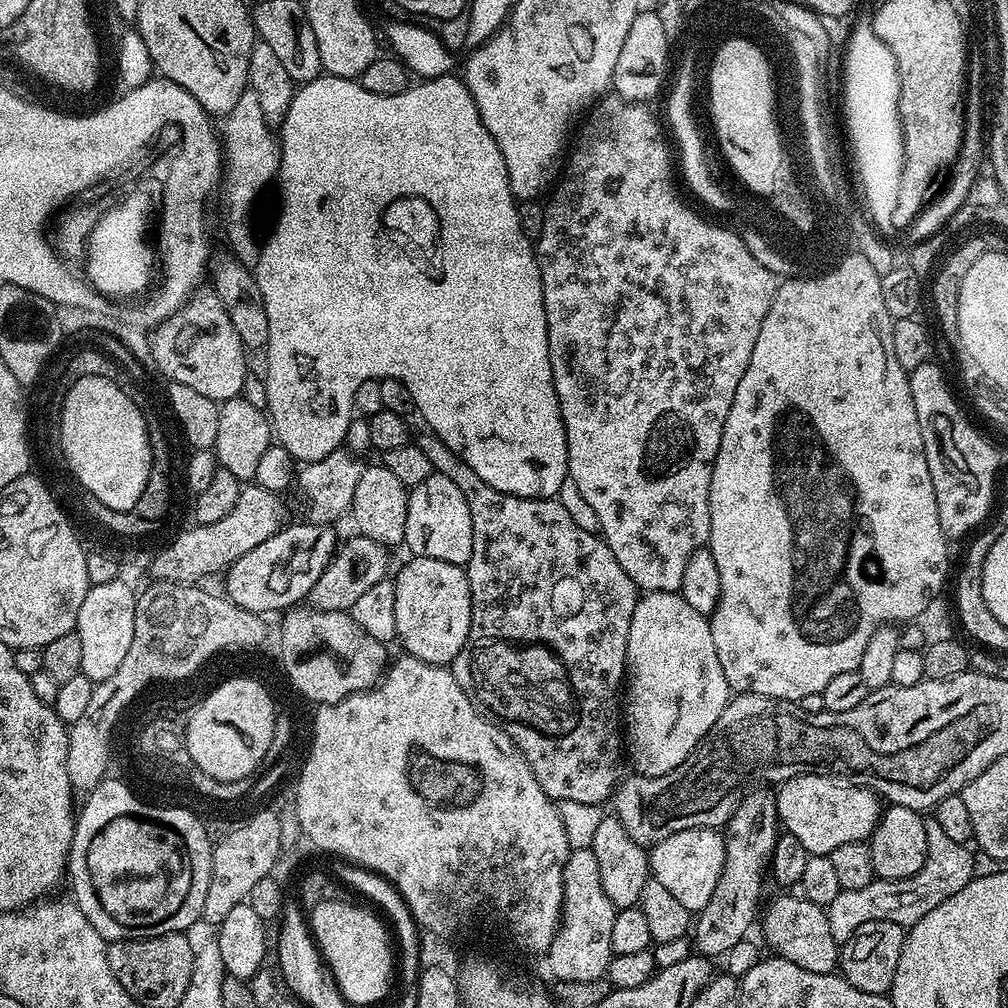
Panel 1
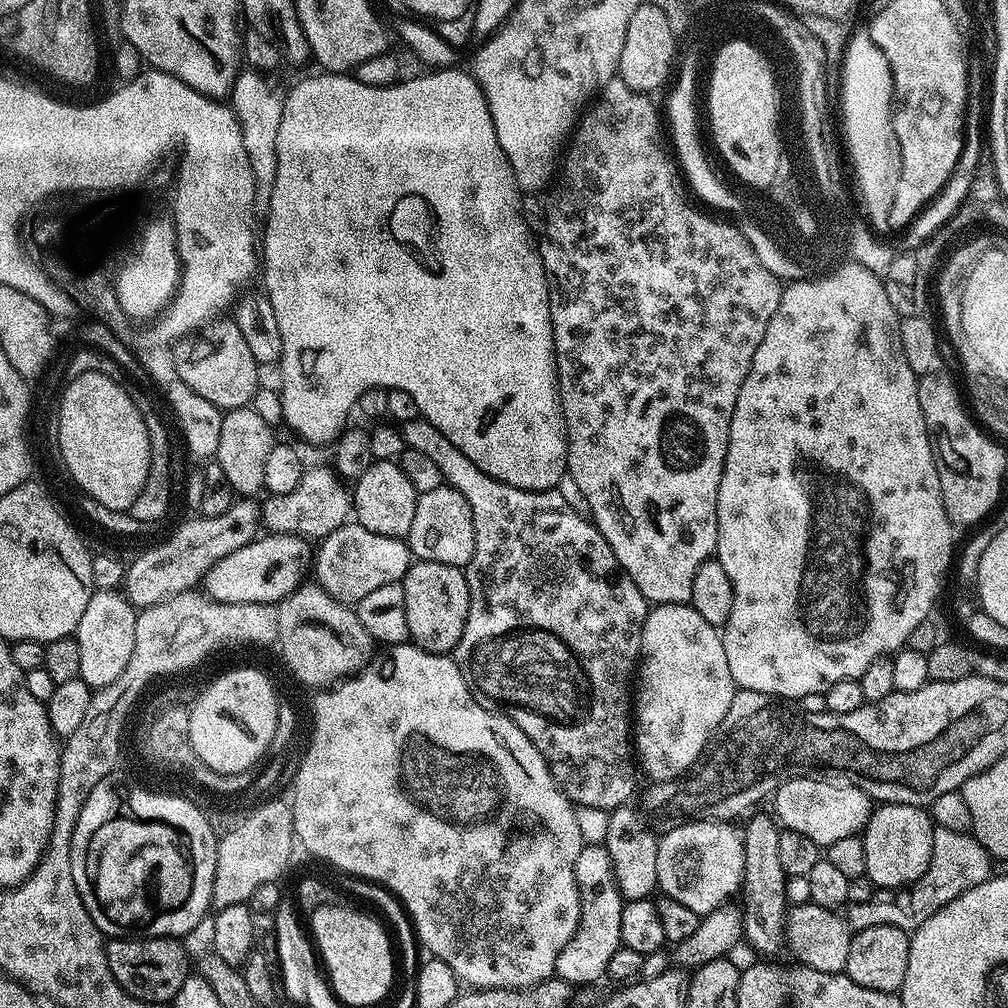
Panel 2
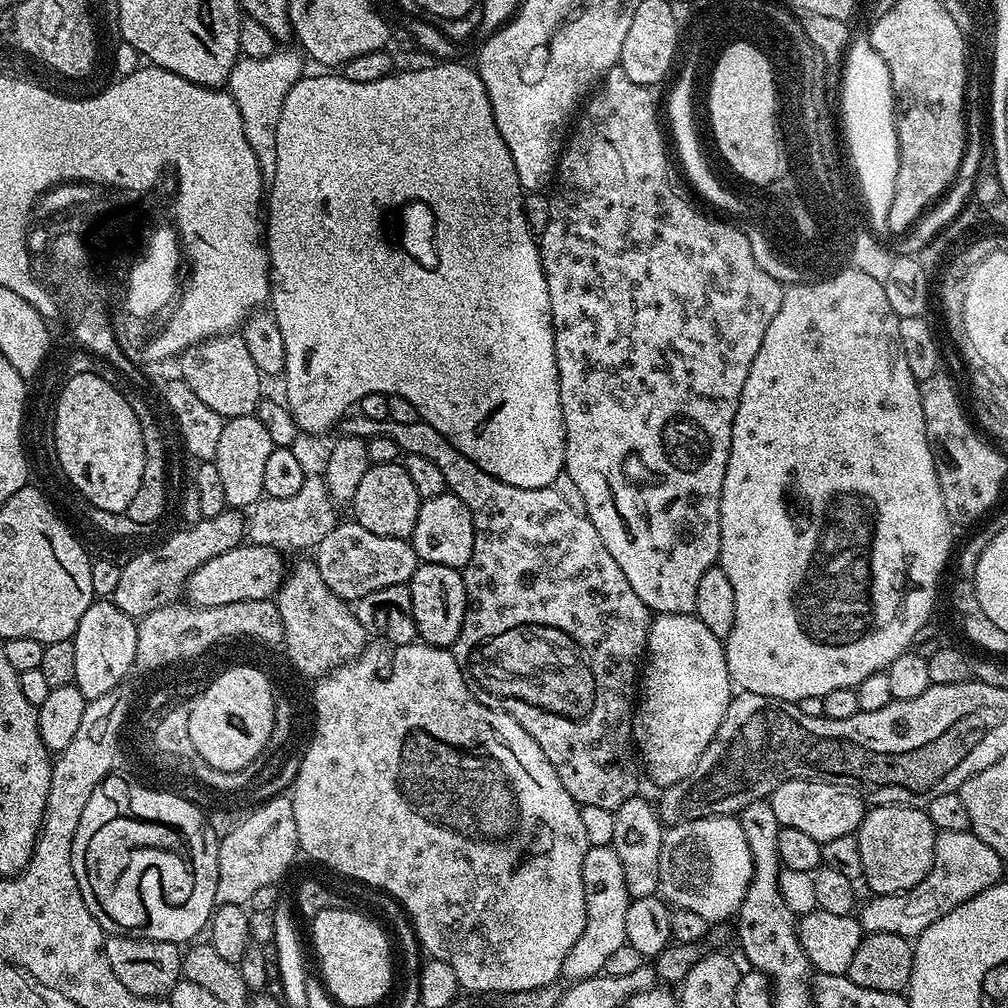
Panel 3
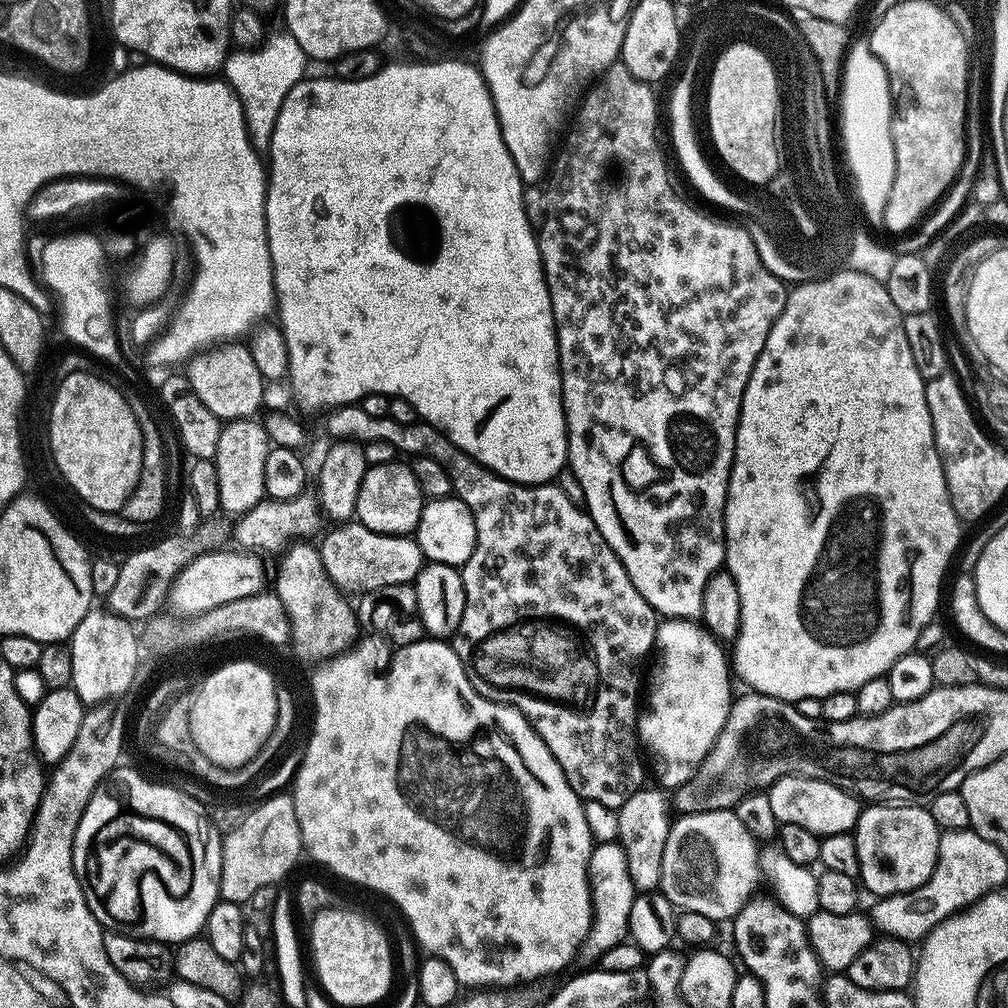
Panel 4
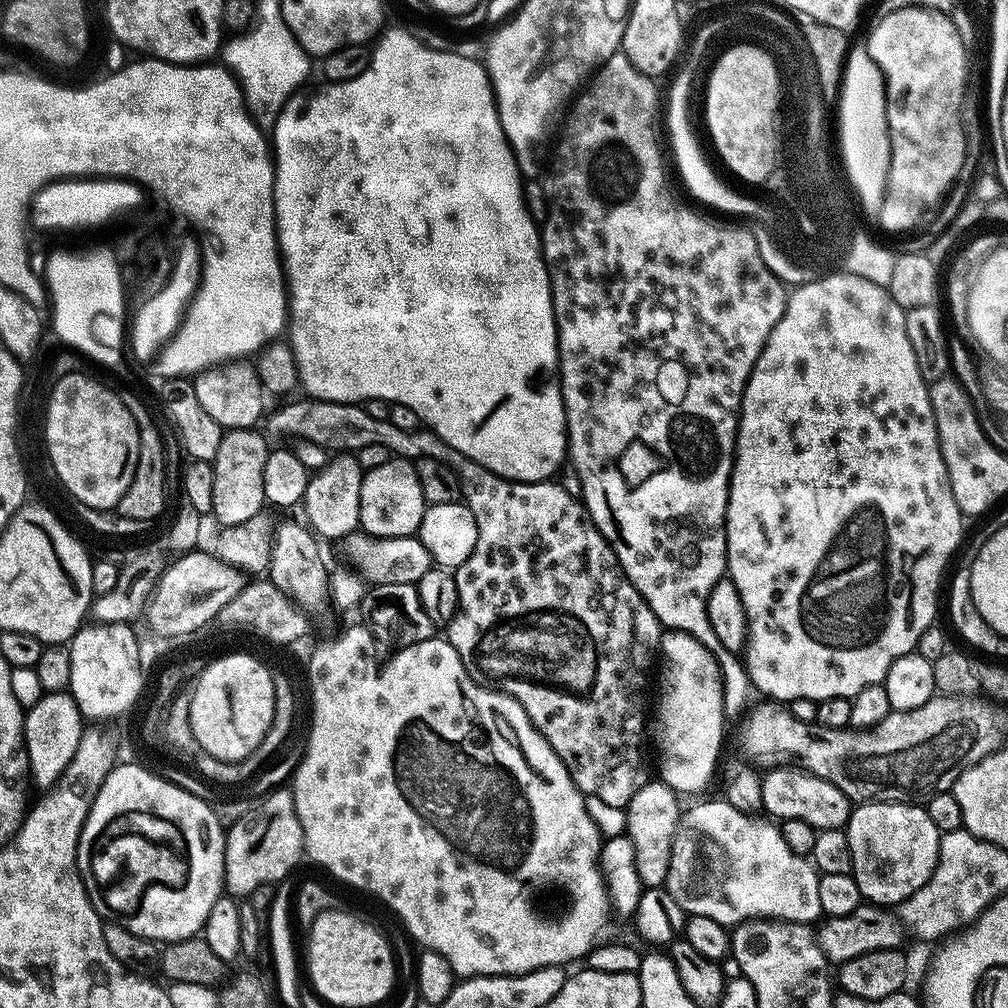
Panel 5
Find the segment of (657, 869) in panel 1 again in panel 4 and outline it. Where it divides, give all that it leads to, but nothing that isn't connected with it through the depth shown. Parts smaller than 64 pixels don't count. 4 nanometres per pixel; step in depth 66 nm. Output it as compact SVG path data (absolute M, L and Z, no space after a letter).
M733 809L681 815L673 821L670 834L666 838L659 891L680 912L706 914L706 918L717 922L731 921L753 899L752 891L760 880L760 852L756 849L756 844L757 837L740 822Z

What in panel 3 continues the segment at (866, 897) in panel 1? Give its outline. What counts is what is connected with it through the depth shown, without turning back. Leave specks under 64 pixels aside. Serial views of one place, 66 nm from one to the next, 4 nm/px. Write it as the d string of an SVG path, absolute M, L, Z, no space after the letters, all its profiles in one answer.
M971 830L966 832L937 832L934 862L930 866L926 878L922 878L922 882L918 882L918 886L914 886L905 892L895 892L885 896L873 895L872 901L864 909L862 909L863 907L859 909L860 927L865 933L885 932L886 934L898 934L909 938L918 937L926 930L926 926L933 924L938 917L954 910L962 902L974 898L982 890L1000 883L1002 879L1000 867L1002 867L1002 861L998 853L990 850L990 846L986 846L986 842L982 842L982 838L978 838Z

